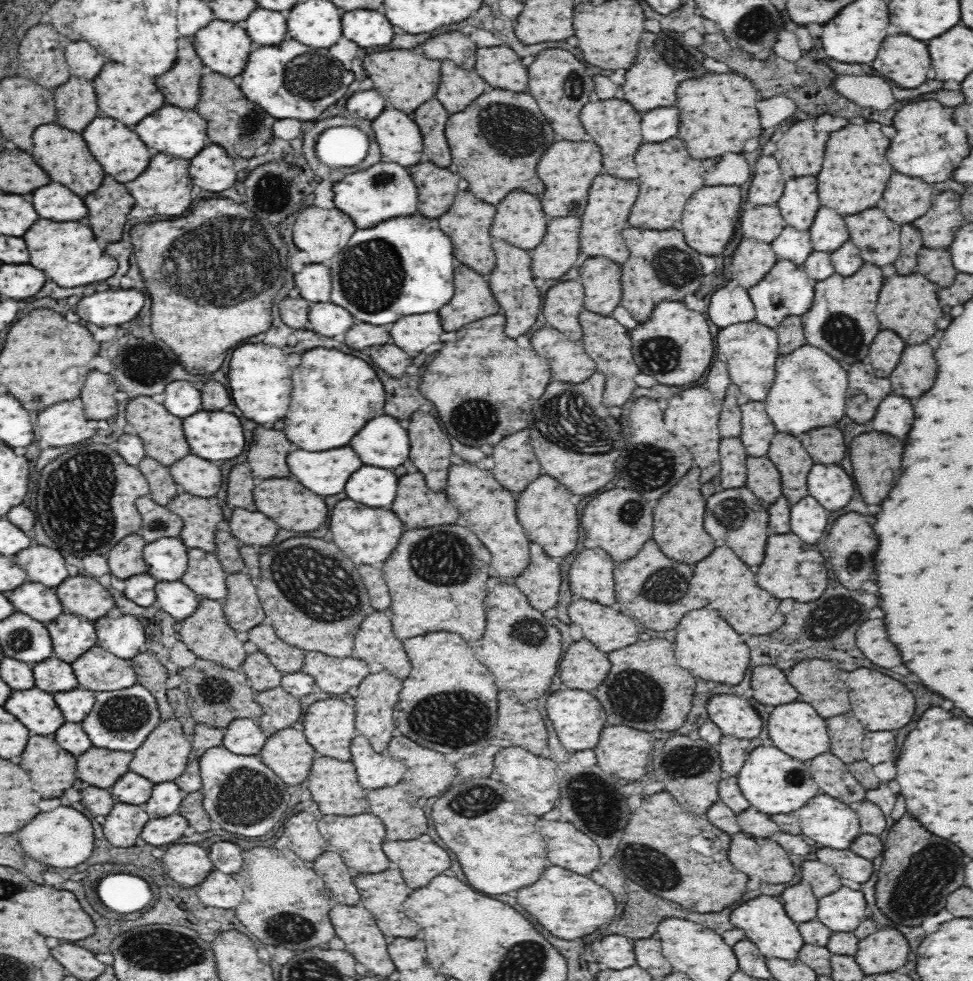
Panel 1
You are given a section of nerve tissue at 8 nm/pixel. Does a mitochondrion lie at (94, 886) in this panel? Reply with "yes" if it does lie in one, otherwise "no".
no

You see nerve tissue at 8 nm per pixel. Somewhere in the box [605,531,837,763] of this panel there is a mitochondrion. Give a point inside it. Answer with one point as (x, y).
(667, 585)

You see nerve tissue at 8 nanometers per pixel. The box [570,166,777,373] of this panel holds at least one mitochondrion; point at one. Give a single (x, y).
(681, 258)

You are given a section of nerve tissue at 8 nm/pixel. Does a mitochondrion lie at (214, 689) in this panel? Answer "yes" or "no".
yes

